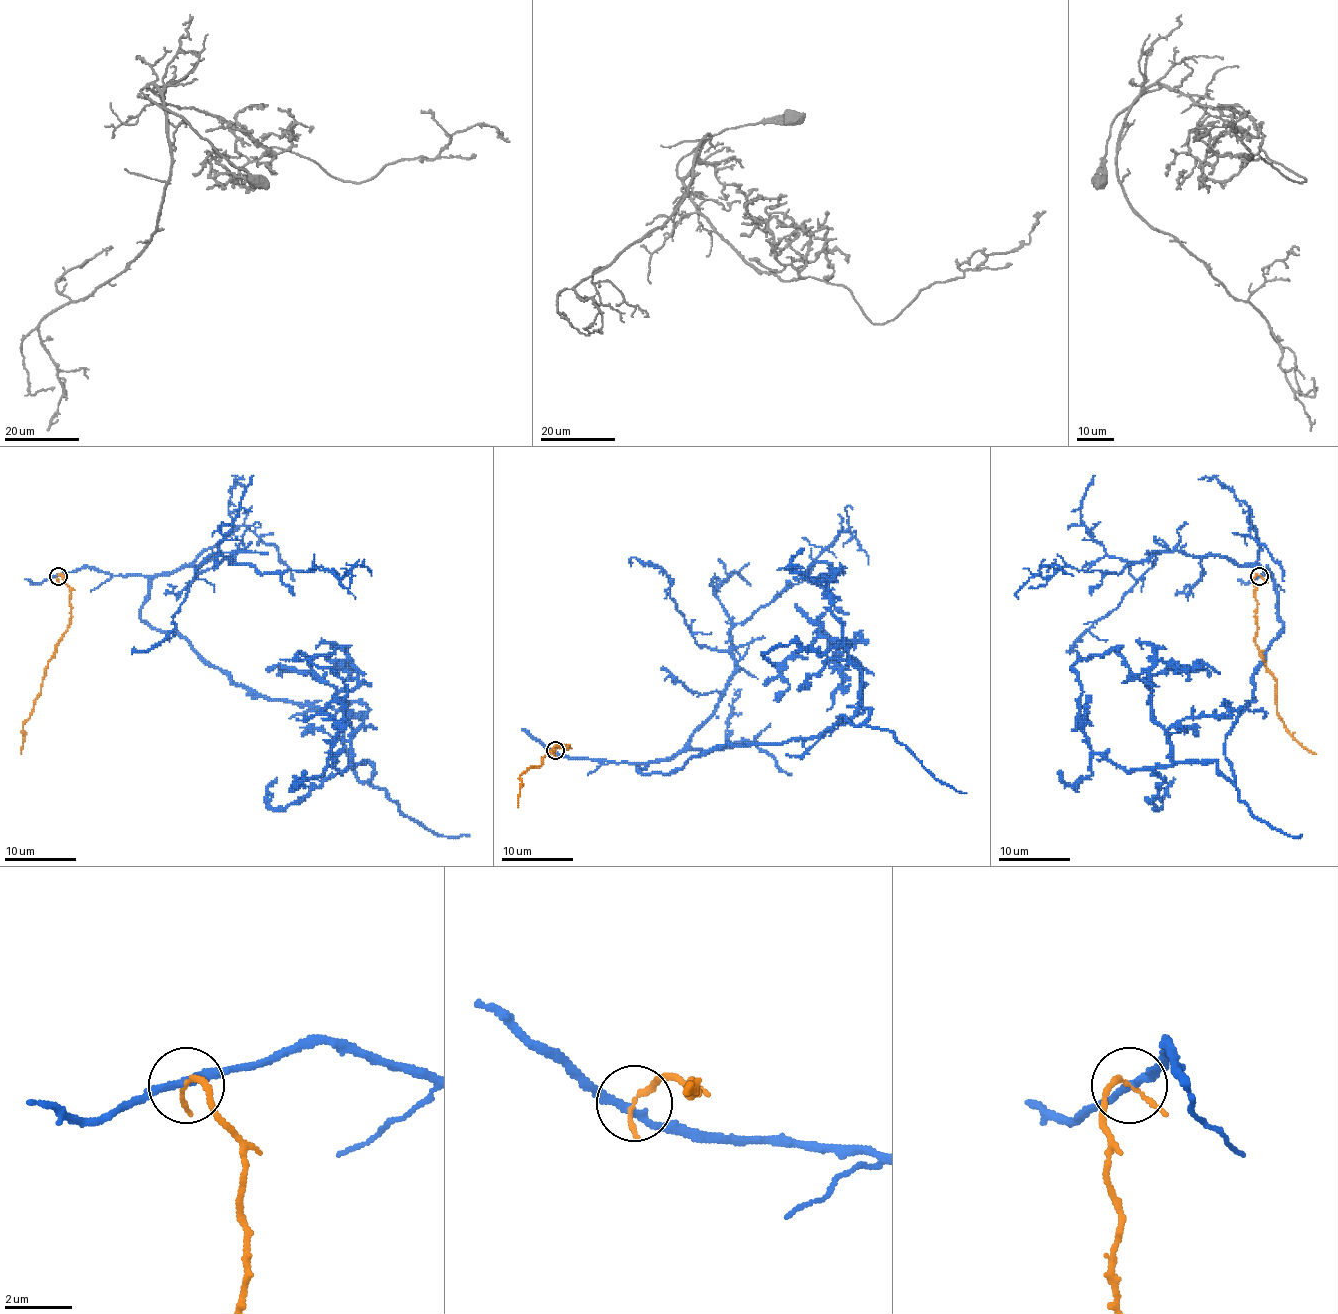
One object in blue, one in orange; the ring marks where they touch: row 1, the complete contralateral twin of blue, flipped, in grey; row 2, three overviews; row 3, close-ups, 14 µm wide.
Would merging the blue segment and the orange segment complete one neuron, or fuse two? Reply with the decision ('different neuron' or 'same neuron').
different neuron

